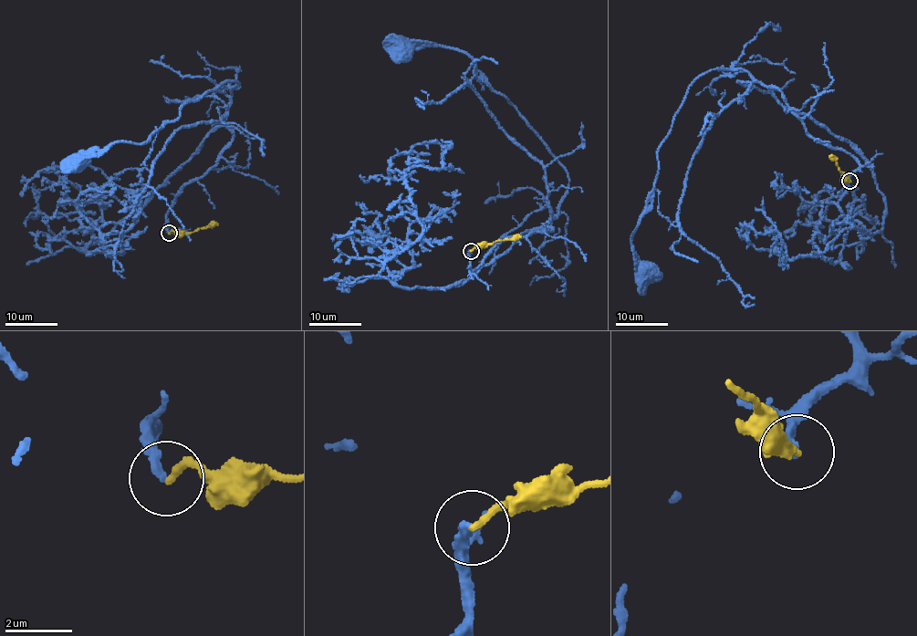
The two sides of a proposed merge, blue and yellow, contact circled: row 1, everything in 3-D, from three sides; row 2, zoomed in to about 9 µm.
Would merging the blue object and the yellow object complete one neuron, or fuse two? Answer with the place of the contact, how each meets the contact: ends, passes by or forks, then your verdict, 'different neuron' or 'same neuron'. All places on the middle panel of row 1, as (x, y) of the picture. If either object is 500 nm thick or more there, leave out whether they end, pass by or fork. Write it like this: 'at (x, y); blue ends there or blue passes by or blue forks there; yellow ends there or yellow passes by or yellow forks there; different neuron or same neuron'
at (471, 251); blue ends there; yellow ends there; different neuron

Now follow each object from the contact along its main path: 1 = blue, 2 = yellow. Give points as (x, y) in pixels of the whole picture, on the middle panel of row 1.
1: (470, 251), (471, 271), (506, 238), (552, 230), (547, 223), (559, 213), (568, 176), (467, 54), (404, 48)
2: (470, 251), (521, 236)

